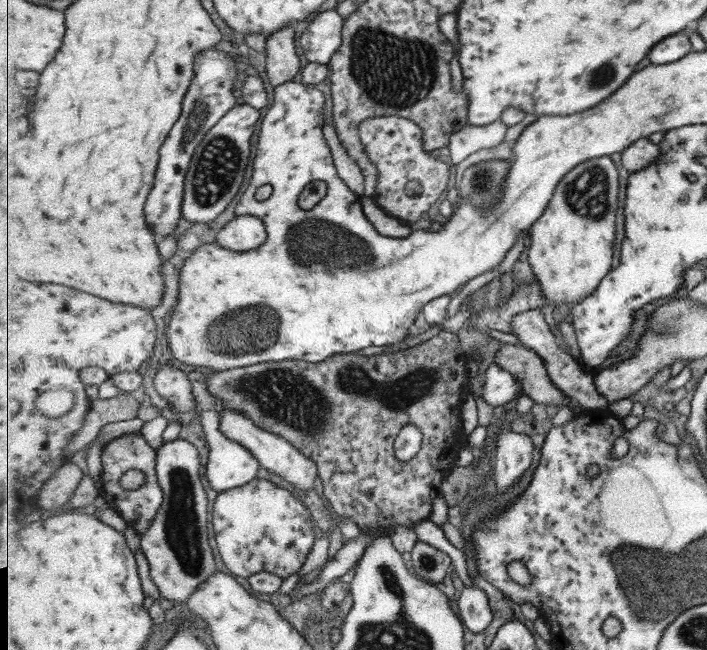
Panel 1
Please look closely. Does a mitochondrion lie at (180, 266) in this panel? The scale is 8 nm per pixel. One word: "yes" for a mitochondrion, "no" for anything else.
no

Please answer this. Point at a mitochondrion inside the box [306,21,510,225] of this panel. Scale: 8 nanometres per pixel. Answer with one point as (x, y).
(394, 71)

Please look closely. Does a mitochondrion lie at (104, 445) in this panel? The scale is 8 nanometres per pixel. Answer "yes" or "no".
no

